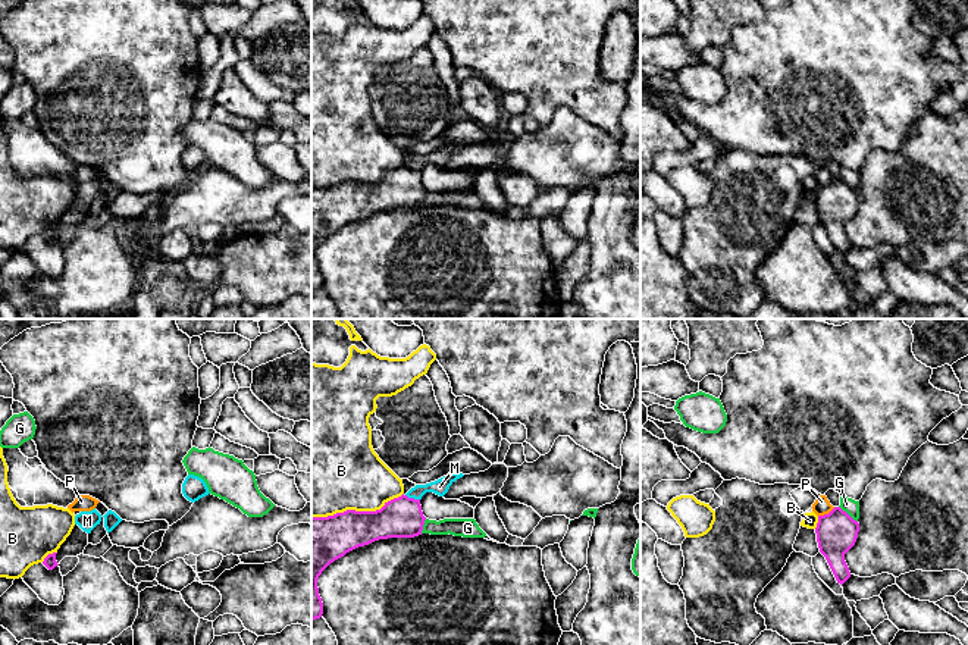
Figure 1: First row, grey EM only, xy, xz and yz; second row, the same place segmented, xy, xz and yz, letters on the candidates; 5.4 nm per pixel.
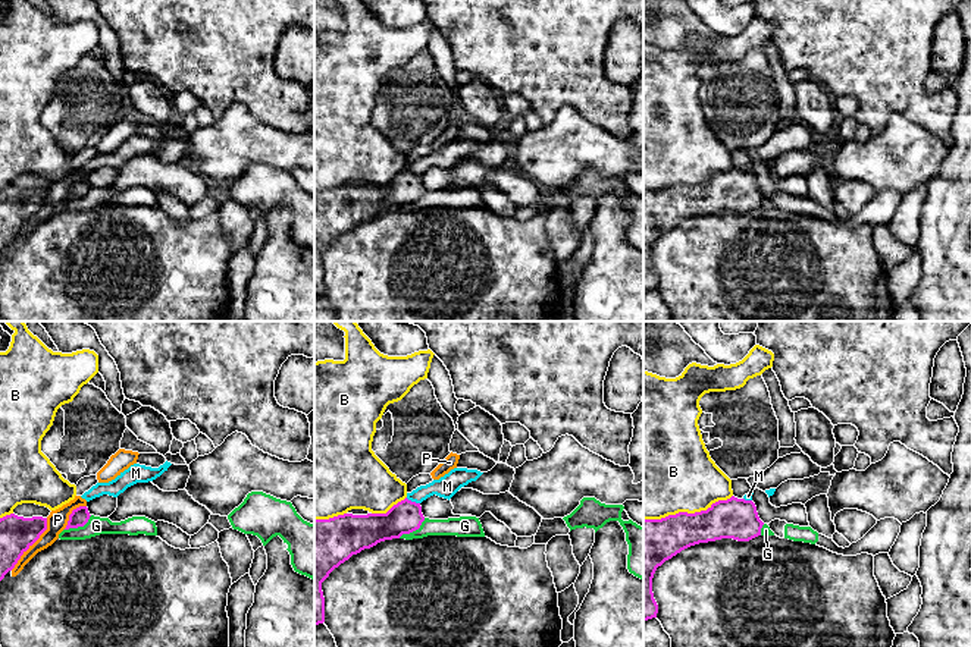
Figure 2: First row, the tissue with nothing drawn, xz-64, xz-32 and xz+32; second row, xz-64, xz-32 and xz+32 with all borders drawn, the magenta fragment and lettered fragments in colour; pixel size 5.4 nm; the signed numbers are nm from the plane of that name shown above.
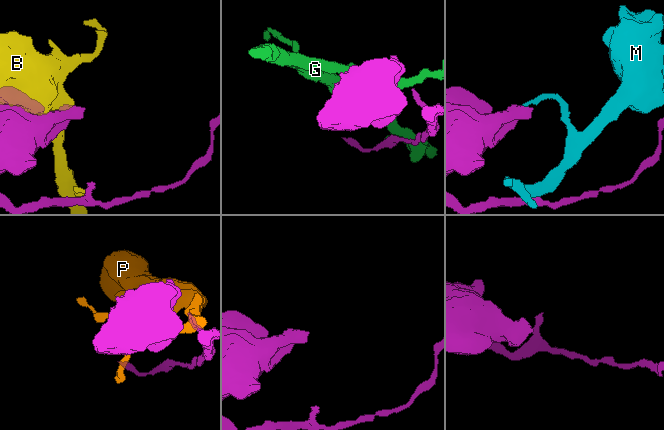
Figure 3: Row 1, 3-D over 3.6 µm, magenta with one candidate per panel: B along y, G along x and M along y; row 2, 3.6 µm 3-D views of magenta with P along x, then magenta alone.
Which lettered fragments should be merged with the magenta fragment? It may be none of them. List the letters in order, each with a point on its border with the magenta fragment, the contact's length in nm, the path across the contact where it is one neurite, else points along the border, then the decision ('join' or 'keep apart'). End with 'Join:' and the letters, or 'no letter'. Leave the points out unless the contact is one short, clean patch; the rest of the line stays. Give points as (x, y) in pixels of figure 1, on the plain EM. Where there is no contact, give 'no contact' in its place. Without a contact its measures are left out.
B: meets magenta in xz at (357, 182); contact 500 nm long; keep apart
G: meets magenta in yz at (846, 184); contact 140 nm long; keep apart
M: meets magenta in xz at (413, 169); contact 90 nm long; border along xz (406, 165), (419, 171); keep apart
P: meets magenta in yz at (826, 185); contact 110 nm long; keep apart
Join: no letter

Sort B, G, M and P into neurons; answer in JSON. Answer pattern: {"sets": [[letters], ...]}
{"sets": [["B"], ["G"], ["M"], ["P"]]}

